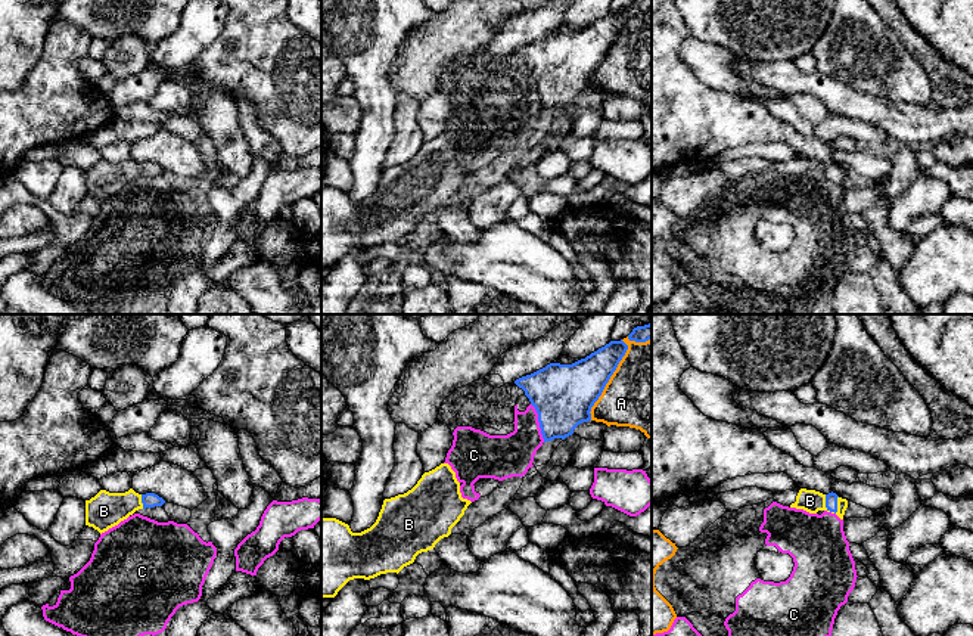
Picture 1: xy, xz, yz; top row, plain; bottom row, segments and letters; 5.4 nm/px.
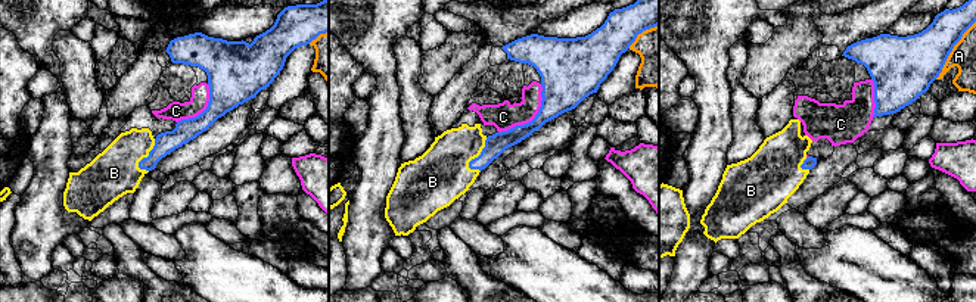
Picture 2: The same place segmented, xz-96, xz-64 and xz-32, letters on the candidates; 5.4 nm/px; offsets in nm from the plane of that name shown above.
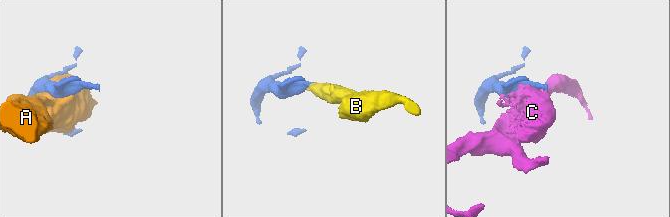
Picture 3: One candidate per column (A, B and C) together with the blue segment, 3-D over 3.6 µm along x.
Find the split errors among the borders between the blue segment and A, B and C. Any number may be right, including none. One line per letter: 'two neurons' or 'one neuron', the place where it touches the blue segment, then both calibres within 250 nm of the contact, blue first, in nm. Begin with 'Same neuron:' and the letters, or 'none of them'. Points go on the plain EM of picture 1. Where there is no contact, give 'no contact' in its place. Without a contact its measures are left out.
Same neuron: B
A: two neurons; meets blue in xz at (609, 47); 320 nm thick on the blue side, 440 nm on the other
B: one neuron; meets blue in yz at (826, 176); 60 nm thick on the blue side, 120 nm on the other
C: two neurons; meets blue in xz at (538, 90); 340 nm thick on the blue side, 240 nm on the other

